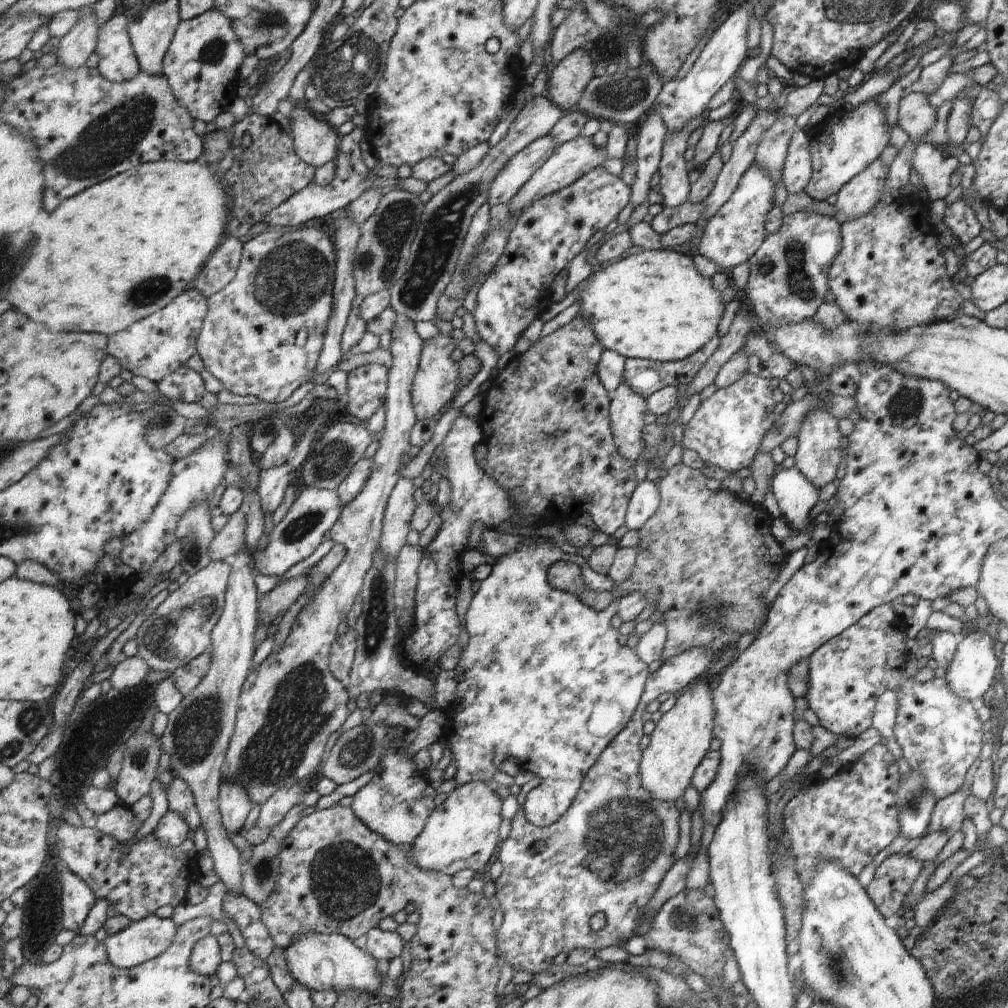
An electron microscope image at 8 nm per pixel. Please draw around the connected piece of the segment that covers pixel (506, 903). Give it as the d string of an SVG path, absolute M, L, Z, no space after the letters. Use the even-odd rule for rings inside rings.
M691 648L687 652L681 652L673 658L667 658L657 672L649 674L645 680L645 690L639 700L639 706L635 714L631 716L629 724L607 744L607 748L601 752L599 760L593 764L593 768L585 774L581 788L567 810L567 814L553 826L541 828L535 826L531 820L527 820L525 812L525 800L537 792L537 788L543 784L543 778L535 776L529 784L521 786L521 792L517 796L519 810L515 818L511 820L511 836L501 842L497 848L497 860L503 864L503 874L495 880L495 896L499 900L499 906L505 914L503 924L499 928L499 952L503 962L507 962L515 974L525 972L531 976L537 976L541 972L551 970L555 956L559 954L571 954L573 950L585 948L585 950L599 950L609 946L625 946L627 940L633 936L645 938L649 928L655 922L657 914L647 914L647 904L653 900L655 890L659 888L663 876L671 870L675 860L675 848L679 844L679 810L673 806L673 802L661 802L651 800L651 792L647 792L639 778L639 762L641 762L641 750L639 740L643 736L641 728L641 714L645 712L645 706L651 704L659 694L671 694L673 698L681 694L693 678L699 678L703 672L709 670L717 656L707 648ZM595 912L605 914L605 926L593 932L589 928L589 918Z

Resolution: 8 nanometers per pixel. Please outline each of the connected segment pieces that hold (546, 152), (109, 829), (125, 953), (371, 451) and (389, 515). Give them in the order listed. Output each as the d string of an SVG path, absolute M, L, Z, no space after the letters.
M545 136L523 152L519 152L493 182L489 204L511 204L511 200L523 190L523 186L559 152L561 144L553 136Z
M119 806L113 808L111 812L97 816L97 830L103 830L107 836L117 838L119 842L131 842L137 832L141 830L143 822L127 808L127 806Z
M149 916L141 922L133 922L121 934L107 938L107 950L111 962L121 970L143 966L163 956L177 940L179 926L173 920Z
M371 442L369 448L363 454L363 460L353 468L353 472L349 474L349 478L341 484L339 488L339 498L341 498L341 508L347 508L353 500L357 500L357 496L365 490L367 480L373 472L373 456L379 450L379 442Z
M401 478L389 498L387 512L385 512L385 532L381 538L381 544L387 556L393 556L393 560L399 558L399 552L407 544L407 536L413 530L413 516L417 512L417 504L413 498L413 480Z

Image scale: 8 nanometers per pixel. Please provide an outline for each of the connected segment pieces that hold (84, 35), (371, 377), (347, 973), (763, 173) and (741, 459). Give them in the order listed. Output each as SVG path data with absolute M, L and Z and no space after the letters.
M93 6L79 12L83 12L83 20L79 20L79 24L61 40L57 50L57 62L69 70L85 68L89 56L97 52L99 44L101 26L97 26Z
M367 364L349 374L347 410L359 420L369 420L381 406L387 404L391 370L383 364Z
M315 932L303 934L295 938L295 942L285 950L285 958L295 980L313 992L337 990L341 994L347 990L361 990L361 992L379 994L381 972L375 962L377 958L373 958L365 948L357 948L353 940L347 936L341 934L329 936Z
M753 162L739 178L737 188L729 196L729 200L717 210L713 218L703 226L703 234L697 242L697 254L715 262L719 272L729 274L737 264L747 262L765 240L765 216L767 212L779 204L779 200L771 200L775 194L771 174L759 162Z
M749 372L727 388L715 390L705 402L701 402L693 414L693 418L683 428L681 446L687 450L695 450L705 466L719 466L725 472L737 472L745 466L753 464L755 454L761 448L763 436L775 422L771 400L769 380L757 378Z

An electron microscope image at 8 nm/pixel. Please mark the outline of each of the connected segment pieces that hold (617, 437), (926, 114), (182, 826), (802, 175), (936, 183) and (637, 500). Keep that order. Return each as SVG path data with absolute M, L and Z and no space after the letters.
M621 382L611 398L611 434L621 456L635 462L643 454L641 430L647 420L647 400L631 390L627 382Z
M911 92L899 102L897 110L897 124L907 132L911 142L917 142L931 134L931 128L935 124L935 108L929 106L927 98L923 94Z
M167 810L167 814L161 818L161 822L153 830L153 834L165 848L179 848L181 844L185 844L189 840L189 836L193 834L193 828L183 818L183 814L179 814L175 810Z
M799 128L791 136L789 148L787 148L787 158L781 170L783 178L783 188L787 194L797 194L805 190L805 186L811 180L811 152L809 152L809 140L805 132Z
M933 140L919 142L913 158L911 158L911 170L915 170L921 178L921 184L925 186L925 192L929 194L929 202L943 200L951 188L949 188L949 176L959 168L957 160L949 160L945 154L941 154Z
M641 480L629 500L627 516L625 516L625 526L627 530L641 530L641 526L657 512L659 508L659 486L657 482Z

